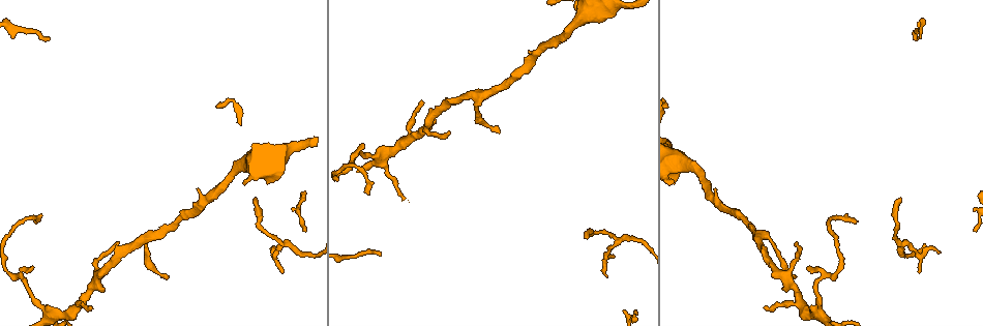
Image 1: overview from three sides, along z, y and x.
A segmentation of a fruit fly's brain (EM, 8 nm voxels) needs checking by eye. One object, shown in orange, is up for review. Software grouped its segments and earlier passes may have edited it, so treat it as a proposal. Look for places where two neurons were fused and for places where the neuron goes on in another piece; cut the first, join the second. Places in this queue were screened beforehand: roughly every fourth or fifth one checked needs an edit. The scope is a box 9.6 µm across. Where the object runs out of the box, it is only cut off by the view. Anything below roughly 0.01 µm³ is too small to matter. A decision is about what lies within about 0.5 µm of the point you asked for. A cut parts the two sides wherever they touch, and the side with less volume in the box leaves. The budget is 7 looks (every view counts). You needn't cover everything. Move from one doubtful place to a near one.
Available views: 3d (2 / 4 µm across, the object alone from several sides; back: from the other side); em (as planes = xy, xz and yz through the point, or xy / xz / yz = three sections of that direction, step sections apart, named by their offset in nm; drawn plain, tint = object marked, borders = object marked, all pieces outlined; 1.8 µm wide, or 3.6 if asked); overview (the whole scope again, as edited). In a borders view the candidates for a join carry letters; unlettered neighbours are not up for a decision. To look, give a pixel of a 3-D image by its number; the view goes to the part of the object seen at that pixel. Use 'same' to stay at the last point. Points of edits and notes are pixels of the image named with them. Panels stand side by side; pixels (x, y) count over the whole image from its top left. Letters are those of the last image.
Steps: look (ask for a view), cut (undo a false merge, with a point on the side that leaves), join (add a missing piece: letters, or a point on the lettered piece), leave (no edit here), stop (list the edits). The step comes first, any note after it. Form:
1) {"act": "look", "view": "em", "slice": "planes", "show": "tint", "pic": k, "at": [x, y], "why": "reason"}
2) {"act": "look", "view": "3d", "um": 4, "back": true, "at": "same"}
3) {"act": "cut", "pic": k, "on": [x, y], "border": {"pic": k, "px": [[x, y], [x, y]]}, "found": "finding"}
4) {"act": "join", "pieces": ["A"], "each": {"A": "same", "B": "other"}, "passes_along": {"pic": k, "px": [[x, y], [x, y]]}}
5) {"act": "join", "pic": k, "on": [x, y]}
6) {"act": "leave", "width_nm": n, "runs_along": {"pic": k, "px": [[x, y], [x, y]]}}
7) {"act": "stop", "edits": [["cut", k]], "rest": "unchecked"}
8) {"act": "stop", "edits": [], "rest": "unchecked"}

{"act": "look", "view": "em", "slice": "planes", "show": "borders", "pic": 1, "at": [449, 135], "why": "tapers out"}

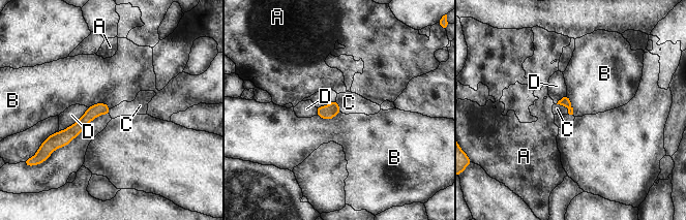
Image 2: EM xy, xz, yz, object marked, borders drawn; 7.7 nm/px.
{"act": "leave", "each": {"A": "other", "B": "other", "C": "other", "D": "other"}, "runs_along": {"pic": 2, "px": [[106, 107], [94, 111], [55, 144]]}, "found": "no lettered piece goes on from it"}

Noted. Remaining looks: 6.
{"act": "look", "view": "em", "slice": "xz", "step": 8, "show": "tint", "pic": 1, "at": [499, 134], "why": "thin end"}

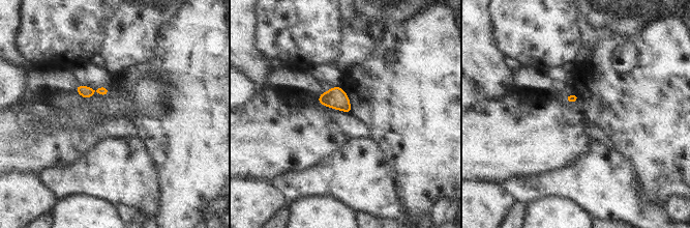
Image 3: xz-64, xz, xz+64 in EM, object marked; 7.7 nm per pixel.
{"act": "look", "view": "em", "slice": "planes", "show": "borders", "at": "same", "why": "another direction"}

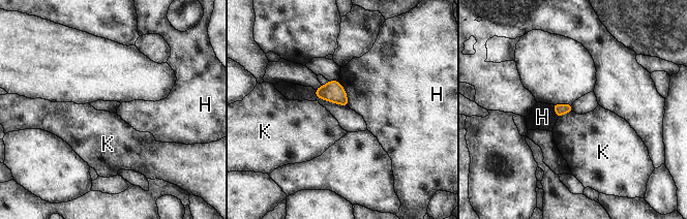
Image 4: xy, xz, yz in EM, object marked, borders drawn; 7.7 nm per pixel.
{"act": "leave", "each": {"H": "other", "K": "other"}, "border": {"pic": 4, "px": [[571, 111], [558, 118]]}, "found": "no lettered piece goes on from it"}

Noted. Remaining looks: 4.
{"act": "look", "view": "3d", "um": 4, "pic": 1, "at": [41, 304], "why": "sharp bend"}

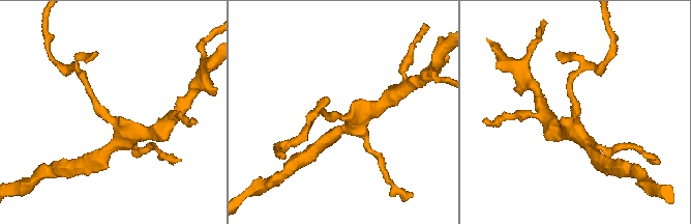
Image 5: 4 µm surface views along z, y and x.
{"act": "look", "view": "em", "slice": "planes", "show": "borders", "pic": 5, "at": [576, 120], "arms": 4}

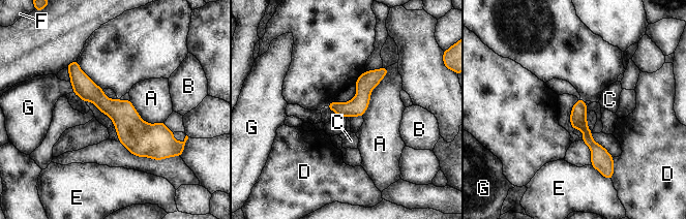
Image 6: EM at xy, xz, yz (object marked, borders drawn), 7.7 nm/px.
{"act": "leave", "width_nm": 130, "each": {"A": "other", "B": "other", "C": "other", "D": "other", "E": "other", "F": "other", "G": "other"}, "border": {"pic": 6, "px": [[387, 68], [362, 116]]}, "found": "one neuron here"}

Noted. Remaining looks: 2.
{"act": "stop", "edits": [], "rest": "unchecked"}

